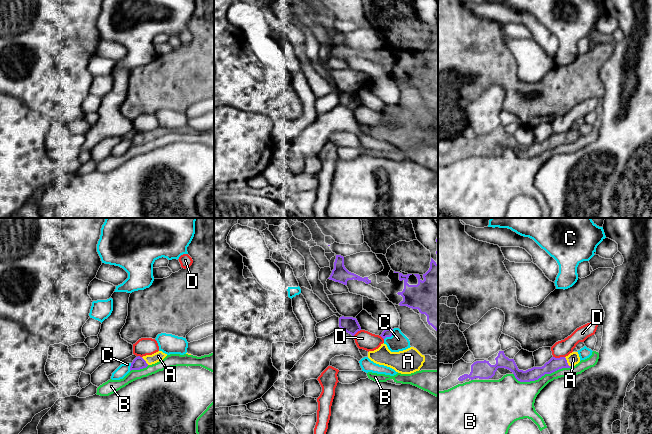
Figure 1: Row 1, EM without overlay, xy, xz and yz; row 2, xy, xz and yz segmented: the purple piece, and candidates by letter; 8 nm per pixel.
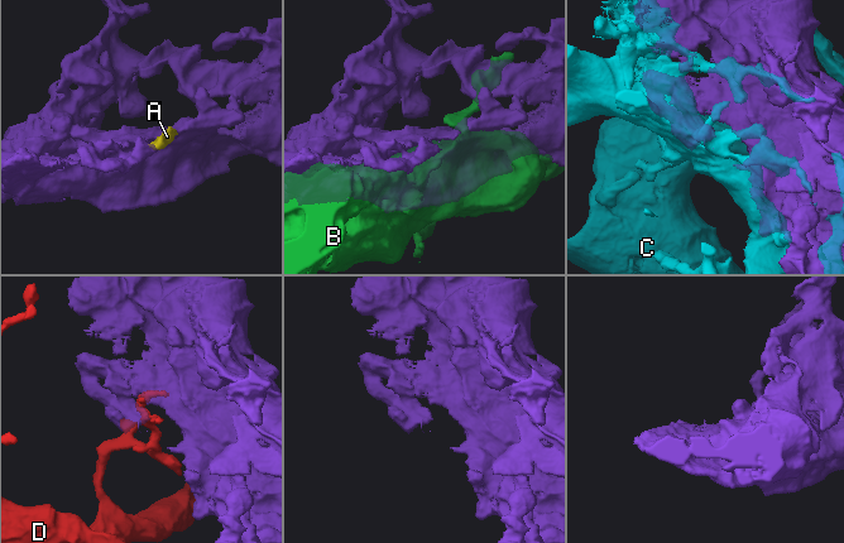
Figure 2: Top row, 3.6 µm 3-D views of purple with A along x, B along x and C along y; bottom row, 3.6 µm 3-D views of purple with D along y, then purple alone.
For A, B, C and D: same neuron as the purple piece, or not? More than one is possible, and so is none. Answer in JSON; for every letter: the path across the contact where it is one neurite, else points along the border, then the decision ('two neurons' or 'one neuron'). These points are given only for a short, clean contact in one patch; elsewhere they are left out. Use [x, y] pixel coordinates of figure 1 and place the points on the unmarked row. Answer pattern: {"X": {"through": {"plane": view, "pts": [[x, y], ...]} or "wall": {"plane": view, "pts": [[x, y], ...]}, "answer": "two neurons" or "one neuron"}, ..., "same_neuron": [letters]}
{"A": {"through": {"plane": "yz", "pts": [[554, 140], [566, 138], [573, 134]]}, "answer": "one neuron"}, "B": {"answer": "two neurons"}, "C": {"answer": "two neurons"}, "D": {"wall": {"plane": "yz", "pts": [[553, 132], [564, 133]]}, "answer": "two neurons"}, "same_neuron": ["A"]}

